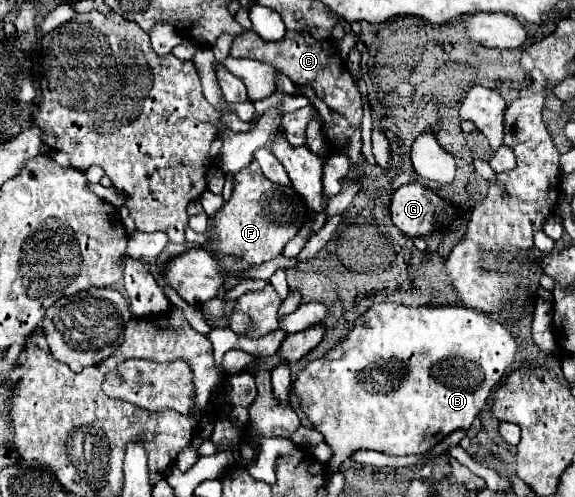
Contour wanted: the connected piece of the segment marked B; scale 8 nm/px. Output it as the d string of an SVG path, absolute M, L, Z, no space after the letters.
M375 304L355 322L353 330L349 332L349 336L341 344L337 344L333 350L329 350L323 356L323 360L311 362L299 374L295 388L301 396L303 412L309 416L313 426L325 436L325 442L333 450L331 468L337 470L341 466L341 462L351 458L357 450L377 450L377 452L391 454L391 456L423 454L429 448L433 448L435 444L439 444L447 434L451 434L459 428L467 430L473 424L473 420L477 418L477 414L481 412L481 408L485 406L491 390L501 382L501 378L507 374L507 370L515 362L519 348L521 348L519 338L513 332L509 332L503 324L491 320L483 312L477 312L477 310L471 310L471 308L465 308L465 306L417 306L417 308L409 308L409 306L403 306L403 304Z

